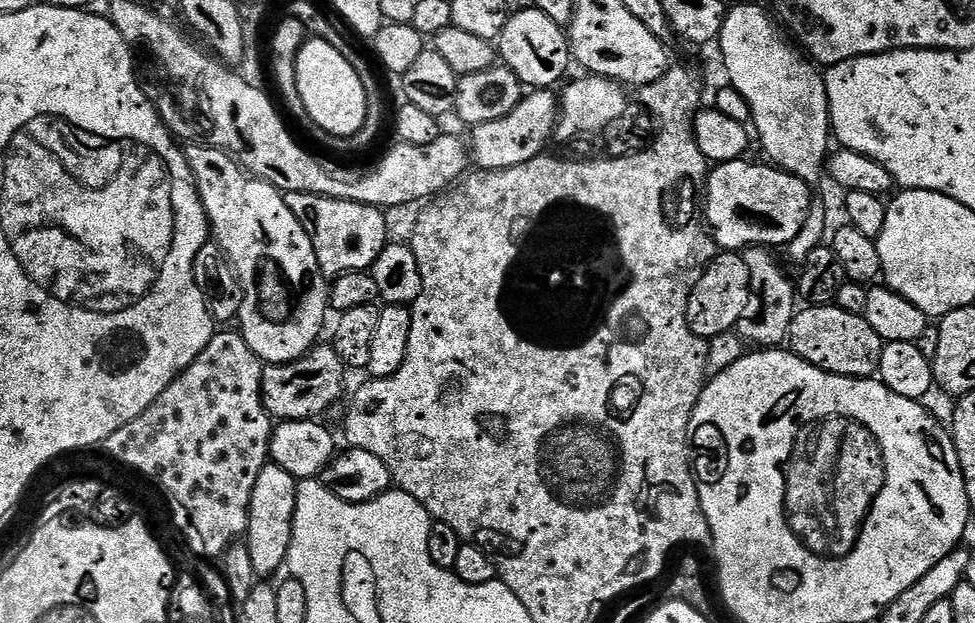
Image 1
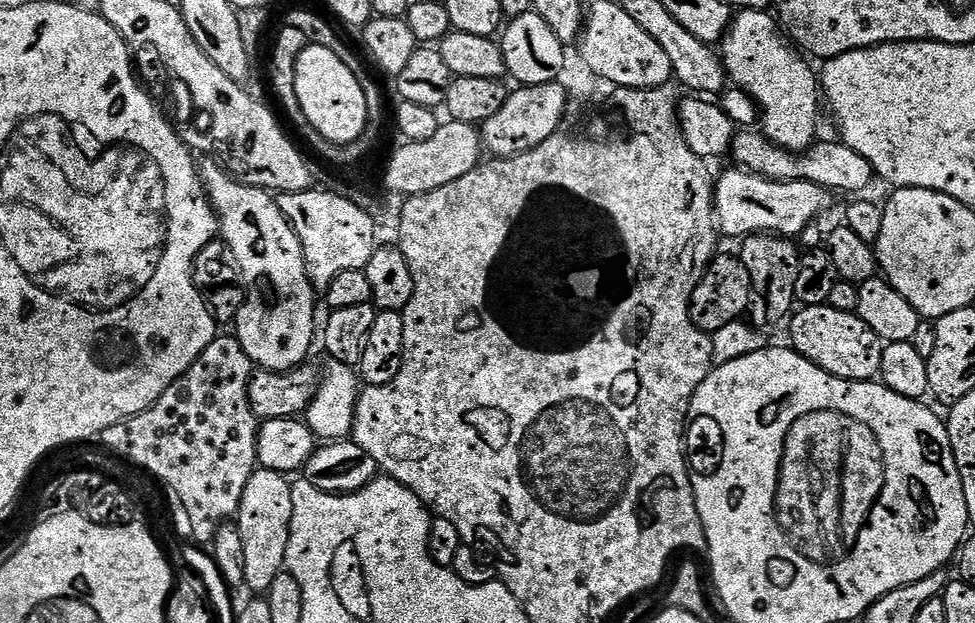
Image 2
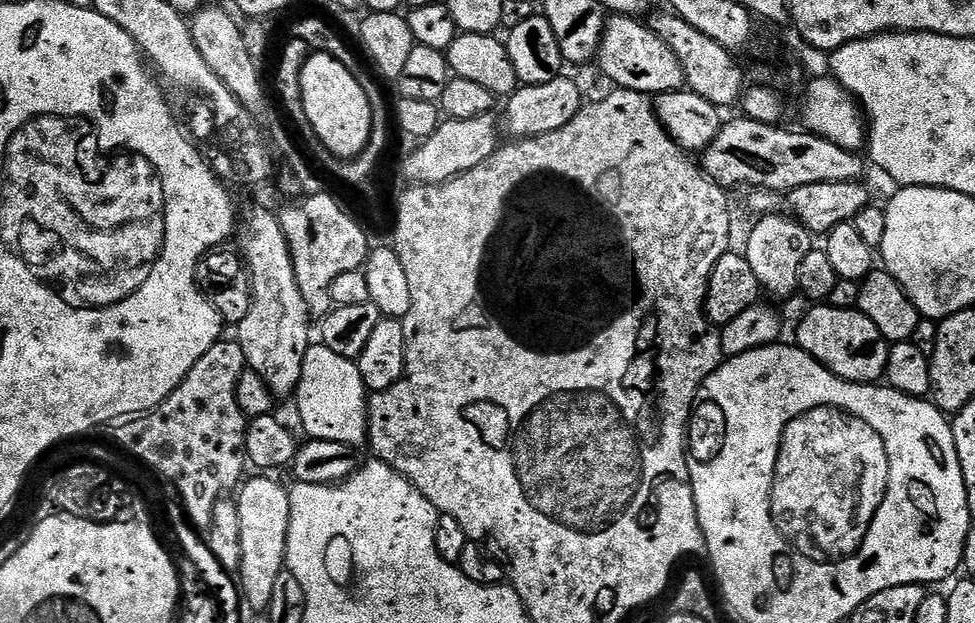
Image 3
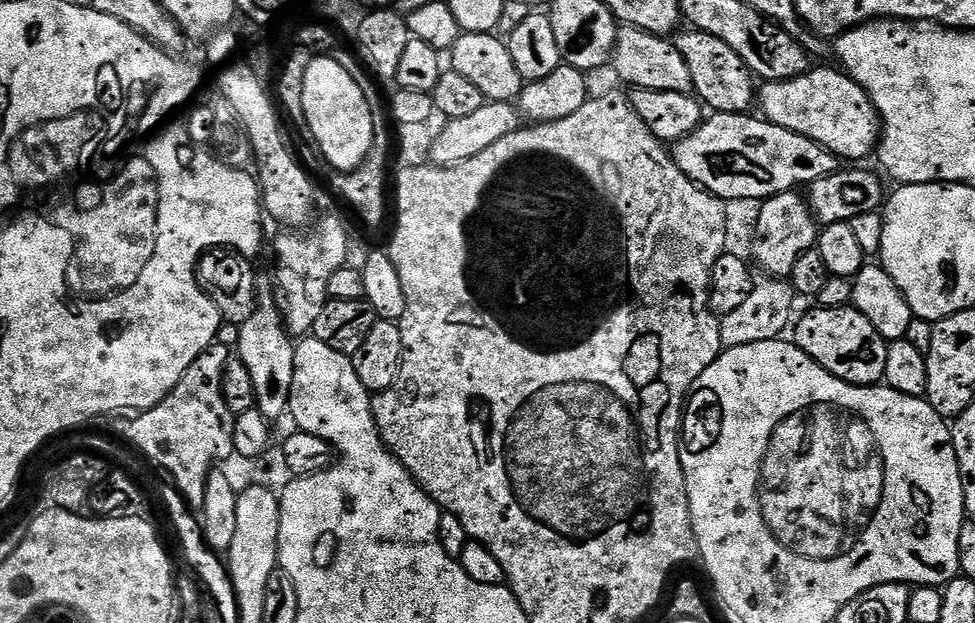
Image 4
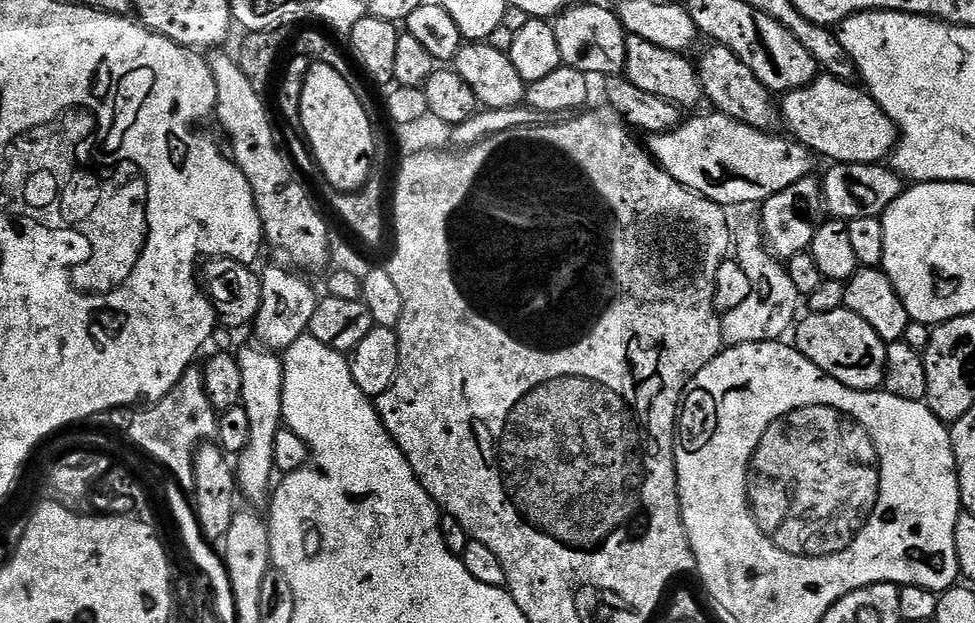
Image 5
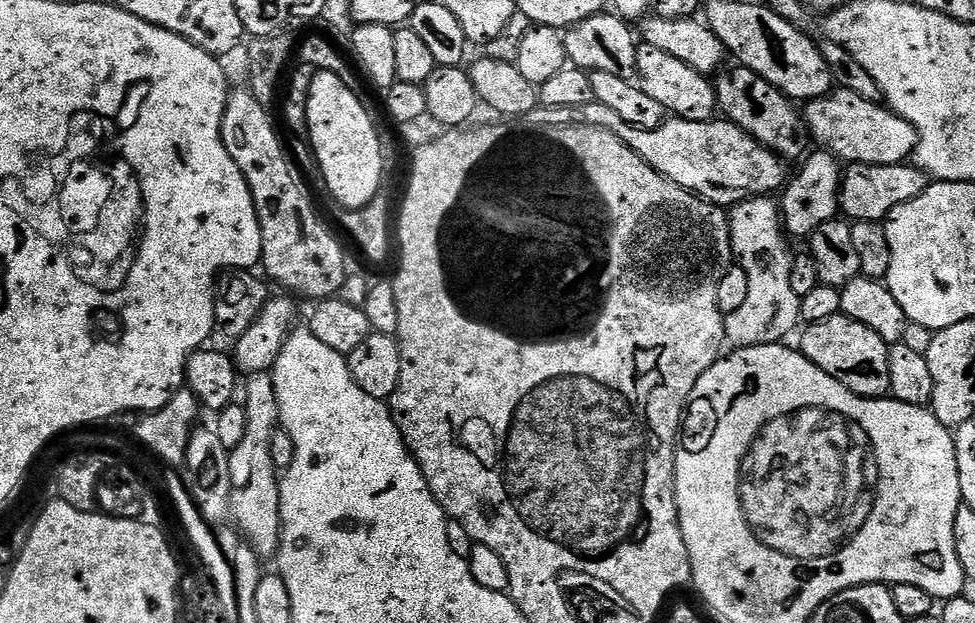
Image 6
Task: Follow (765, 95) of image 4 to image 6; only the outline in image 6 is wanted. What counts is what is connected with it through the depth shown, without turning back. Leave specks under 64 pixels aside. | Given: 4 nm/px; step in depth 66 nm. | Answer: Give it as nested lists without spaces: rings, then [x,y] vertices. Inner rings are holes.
[[[836,88],[824,96],[818,96],[807,101],[802,108],[804,126],[808,129],[808,135],[813,141],[816,140],[821,149],[831,152],[837,160],[848,164],[903,164],[912,155],[912,151],[919,142],[918,134],[906,118],[902,118],[898,113],[883,103],[867,100],[859,94],[850,94],[850,90]]]

